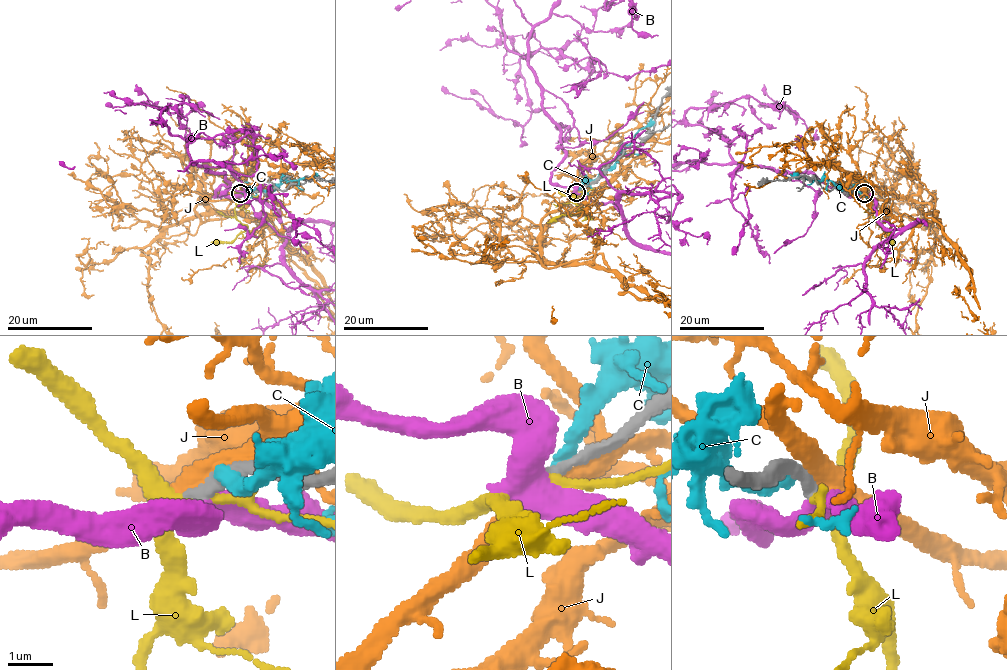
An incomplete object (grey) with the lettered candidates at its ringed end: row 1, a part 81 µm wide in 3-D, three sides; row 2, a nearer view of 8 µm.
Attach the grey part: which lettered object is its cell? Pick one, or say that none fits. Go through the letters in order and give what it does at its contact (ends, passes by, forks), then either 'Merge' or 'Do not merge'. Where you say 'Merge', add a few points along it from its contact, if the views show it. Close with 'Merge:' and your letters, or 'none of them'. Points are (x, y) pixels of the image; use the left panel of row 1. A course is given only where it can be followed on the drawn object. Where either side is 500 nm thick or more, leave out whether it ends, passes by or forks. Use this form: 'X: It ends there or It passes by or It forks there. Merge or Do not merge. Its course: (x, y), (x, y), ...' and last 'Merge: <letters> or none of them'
B: Do not merge
C: It ends there. Do not merge
J: It passes by. Do not merge
L: It forks there. Do not merge
Merge: none of them

